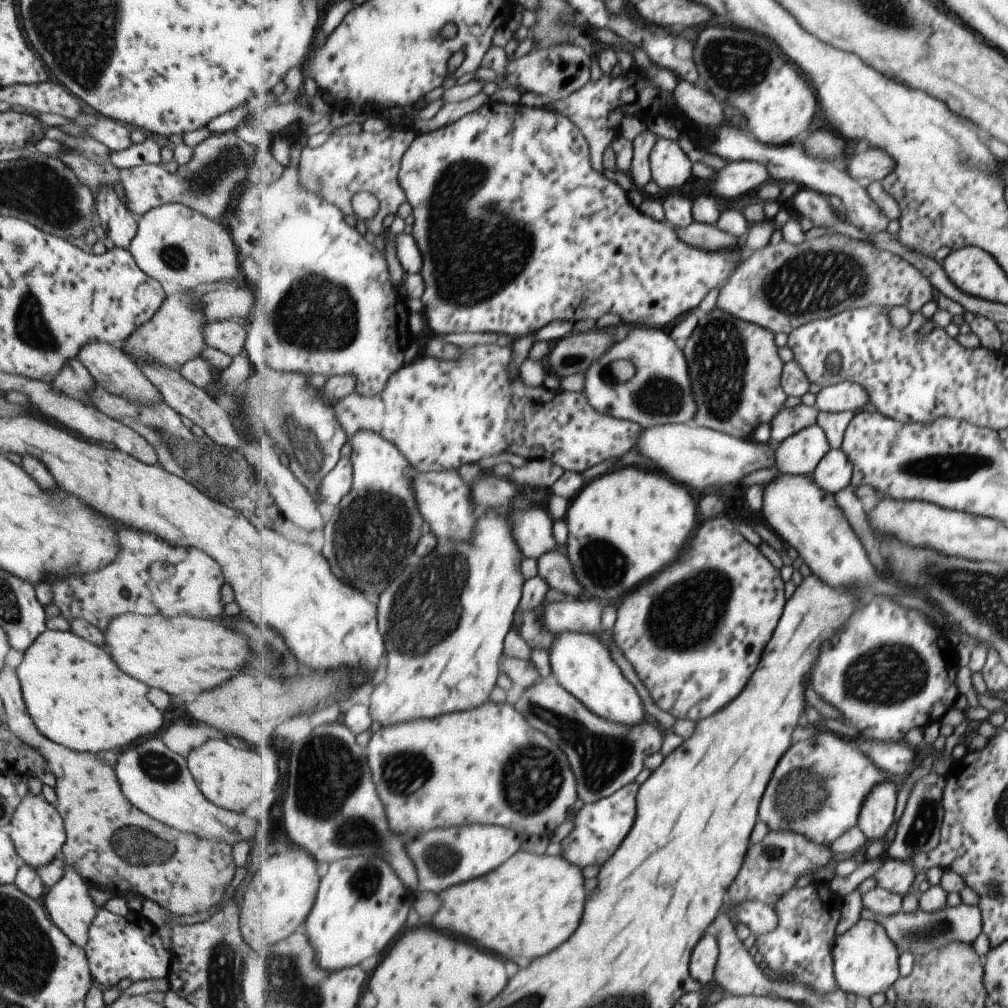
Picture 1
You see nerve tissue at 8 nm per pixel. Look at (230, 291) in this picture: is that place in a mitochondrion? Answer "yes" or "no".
no

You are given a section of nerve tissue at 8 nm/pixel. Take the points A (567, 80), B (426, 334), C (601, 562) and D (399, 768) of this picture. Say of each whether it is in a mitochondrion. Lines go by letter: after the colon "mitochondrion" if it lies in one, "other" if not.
A: other
B: other
C: mitochondrion
D: mitochondrion

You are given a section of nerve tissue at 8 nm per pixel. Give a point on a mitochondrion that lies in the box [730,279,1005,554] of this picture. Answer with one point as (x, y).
(935, 469)

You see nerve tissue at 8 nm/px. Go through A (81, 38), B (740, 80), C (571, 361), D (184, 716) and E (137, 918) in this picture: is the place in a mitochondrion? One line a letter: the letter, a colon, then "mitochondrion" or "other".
A: mitochondrion
B: mitochondrion
C: other
D: other
E: other

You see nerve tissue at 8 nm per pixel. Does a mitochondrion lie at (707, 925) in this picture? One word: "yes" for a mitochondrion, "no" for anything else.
no

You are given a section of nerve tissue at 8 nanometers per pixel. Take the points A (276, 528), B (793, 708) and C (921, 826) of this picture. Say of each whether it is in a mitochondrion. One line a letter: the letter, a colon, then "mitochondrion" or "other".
A: other
B: other
C: mitochondrion

